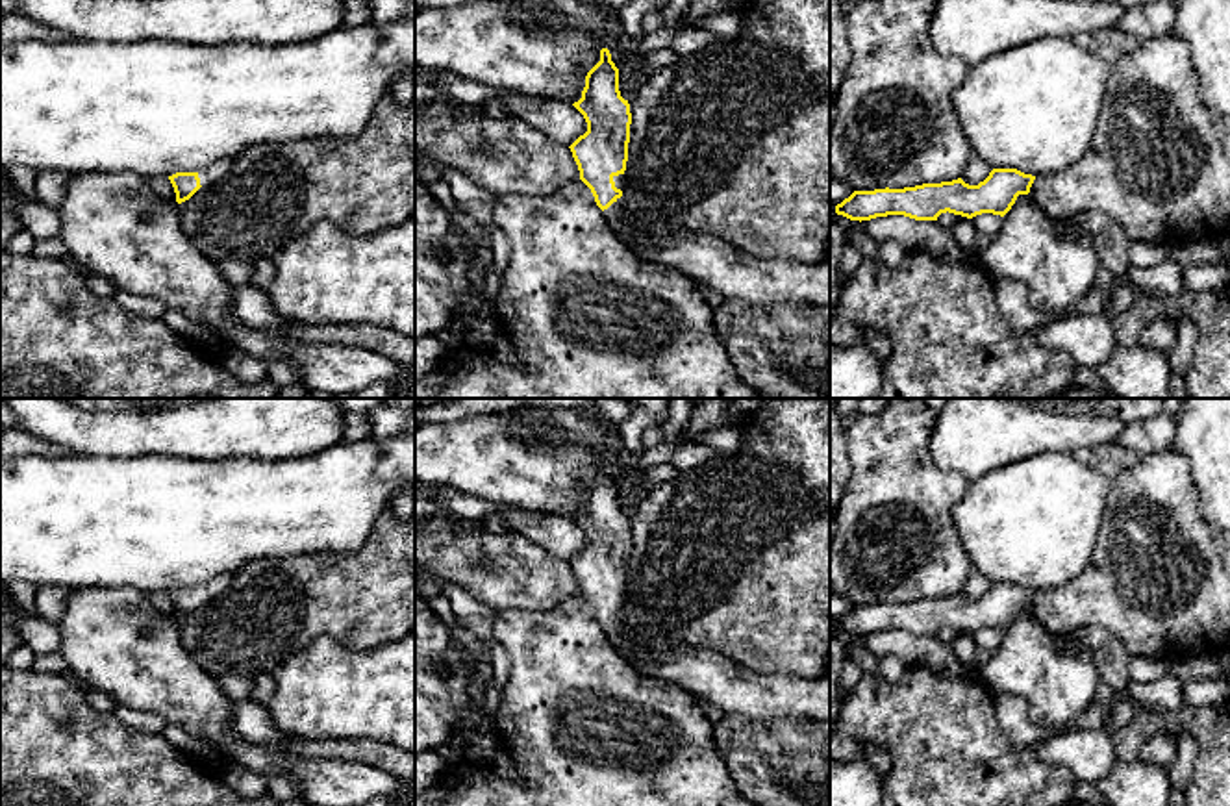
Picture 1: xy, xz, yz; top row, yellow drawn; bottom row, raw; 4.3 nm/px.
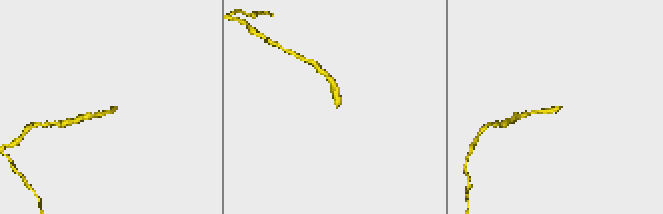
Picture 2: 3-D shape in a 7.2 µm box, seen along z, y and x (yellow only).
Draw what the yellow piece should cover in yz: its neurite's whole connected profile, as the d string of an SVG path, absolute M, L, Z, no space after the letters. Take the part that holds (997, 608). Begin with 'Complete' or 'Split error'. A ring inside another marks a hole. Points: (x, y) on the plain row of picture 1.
Complete. M993 584L978 600L961 593L904 604L854 606L835 621L850 636L904 630L915 636L937 636L941 628L973 634L982 628L1004 632L1019 610L1028 610L1035 591L1017 584Z

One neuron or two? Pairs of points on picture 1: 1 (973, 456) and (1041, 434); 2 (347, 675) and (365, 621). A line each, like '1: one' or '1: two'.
1: one
2: two

